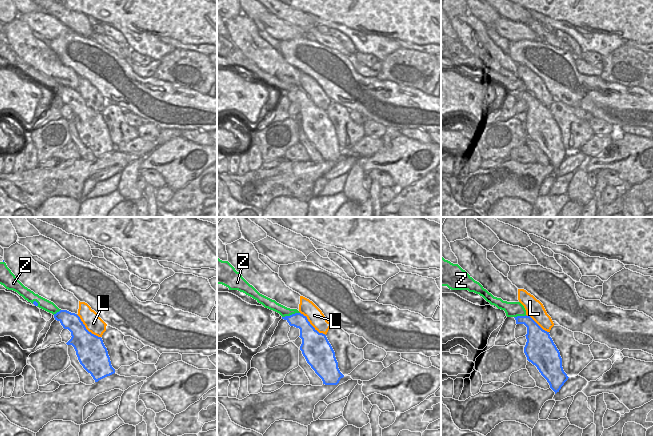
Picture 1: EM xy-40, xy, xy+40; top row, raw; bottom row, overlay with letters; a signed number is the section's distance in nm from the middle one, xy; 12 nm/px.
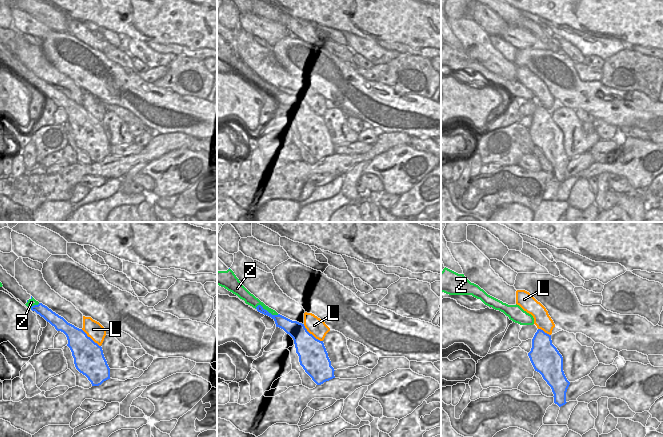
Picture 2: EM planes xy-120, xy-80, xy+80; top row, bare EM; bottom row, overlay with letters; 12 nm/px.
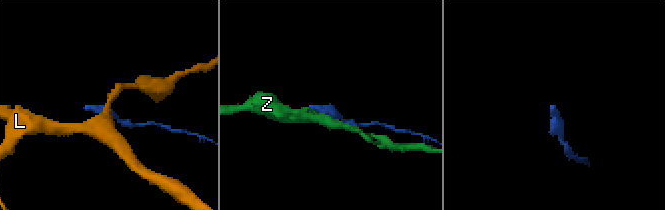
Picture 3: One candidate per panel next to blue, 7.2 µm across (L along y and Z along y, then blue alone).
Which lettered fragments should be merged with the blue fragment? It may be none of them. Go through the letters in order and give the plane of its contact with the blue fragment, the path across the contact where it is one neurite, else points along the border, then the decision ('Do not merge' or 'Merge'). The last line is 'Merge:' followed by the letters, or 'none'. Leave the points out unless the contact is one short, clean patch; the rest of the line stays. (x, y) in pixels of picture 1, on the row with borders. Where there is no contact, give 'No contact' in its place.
L: Touches blue in xy. Do not merge
Z: Touches blue in xy. Do not merge
Merge: none.

